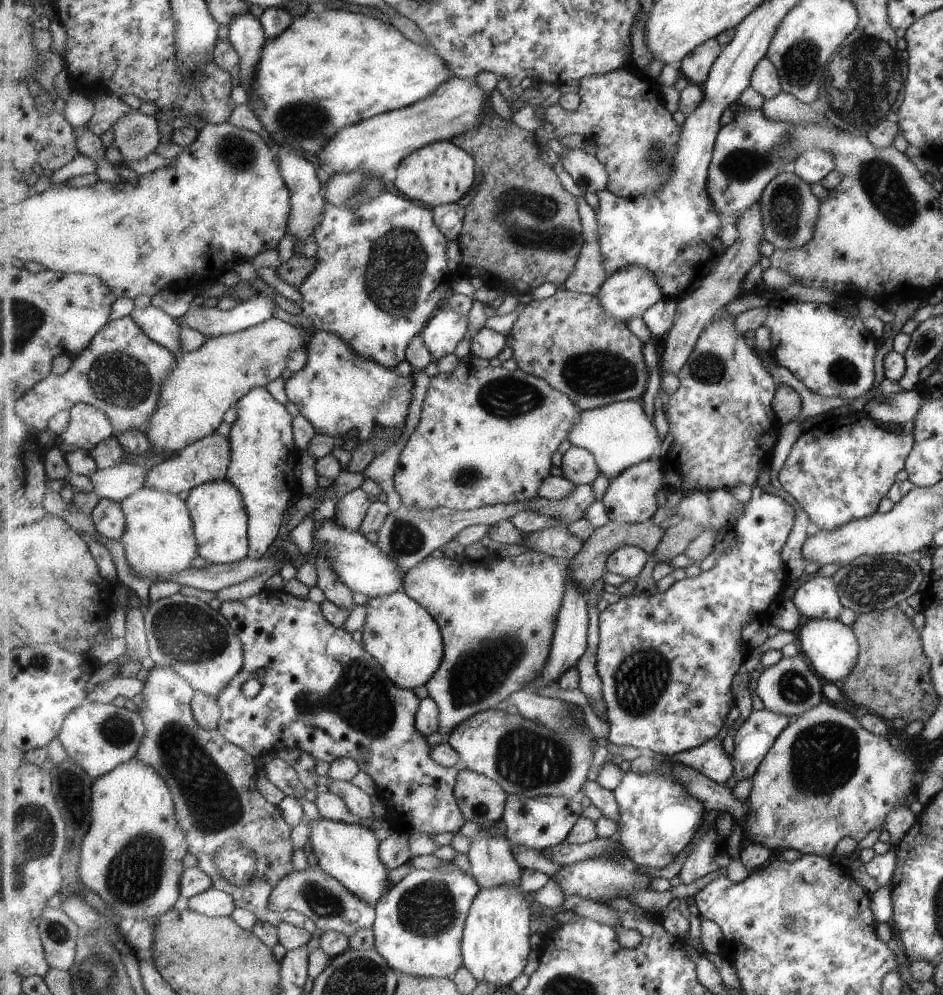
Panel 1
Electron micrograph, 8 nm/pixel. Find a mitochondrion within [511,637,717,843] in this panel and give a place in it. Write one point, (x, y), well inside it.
(640, 678)

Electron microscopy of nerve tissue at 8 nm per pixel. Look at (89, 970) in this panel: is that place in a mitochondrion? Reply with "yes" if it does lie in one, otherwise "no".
yes

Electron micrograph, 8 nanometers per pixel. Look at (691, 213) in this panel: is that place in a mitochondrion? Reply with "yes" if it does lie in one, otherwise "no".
no

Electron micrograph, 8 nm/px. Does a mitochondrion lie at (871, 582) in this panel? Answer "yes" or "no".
yes

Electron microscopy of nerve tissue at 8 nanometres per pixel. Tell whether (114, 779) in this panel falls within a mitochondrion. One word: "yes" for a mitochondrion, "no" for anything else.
no

